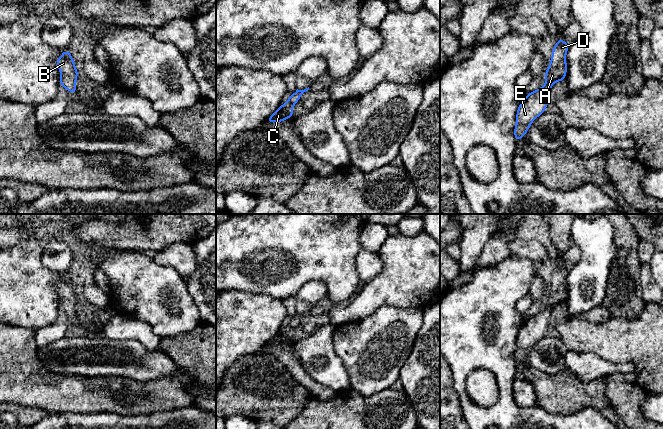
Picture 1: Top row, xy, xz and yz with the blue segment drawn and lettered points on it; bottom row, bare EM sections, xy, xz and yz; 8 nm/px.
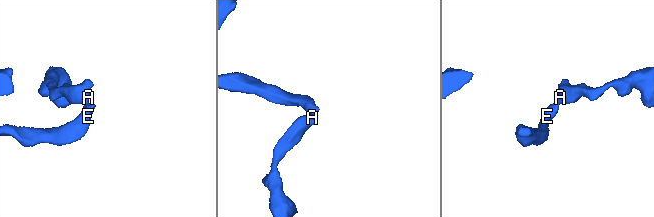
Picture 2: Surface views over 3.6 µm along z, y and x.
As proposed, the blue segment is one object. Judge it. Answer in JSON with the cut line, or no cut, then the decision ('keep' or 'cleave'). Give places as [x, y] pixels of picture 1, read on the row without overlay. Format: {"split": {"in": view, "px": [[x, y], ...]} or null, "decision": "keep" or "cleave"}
{"split": null, "decision": "keep"}

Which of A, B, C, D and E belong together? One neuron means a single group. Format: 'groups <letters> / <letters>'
groups A B C D E

